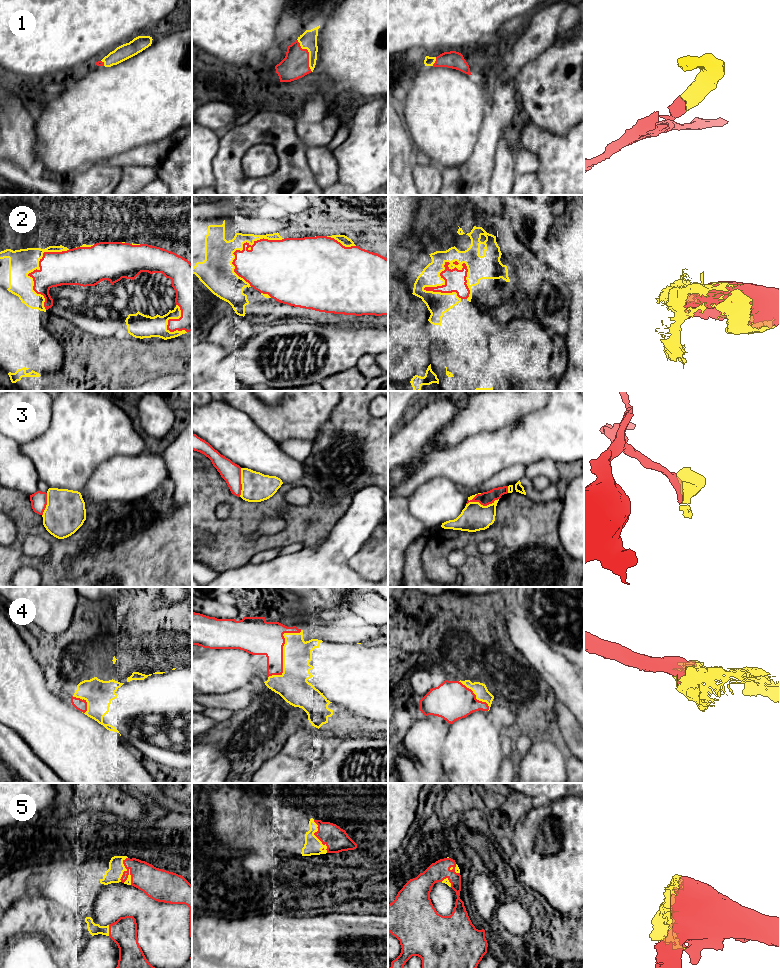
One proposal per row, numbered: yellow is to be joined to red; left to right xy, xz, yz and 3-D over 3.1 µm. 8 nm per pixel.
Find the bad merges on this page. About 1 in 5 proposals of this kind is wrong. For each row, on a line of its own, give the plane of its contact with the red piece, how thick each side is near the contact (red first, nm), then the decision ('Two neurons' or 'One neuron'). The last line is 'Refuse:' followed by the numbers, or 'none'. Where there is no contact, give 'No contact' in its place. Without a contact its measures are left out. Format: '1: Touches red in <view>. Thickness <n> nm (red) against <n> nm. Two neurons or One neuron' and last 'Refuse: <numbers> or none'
1: Touches red in xz. Thickness 220 nm (red) against 140 nm. One neuron
2: Touches red in yz. Thickness 180 nm (red) against 160 nm. One neuron
3: Touches red in yz. Thickness 110 nm (red) against 220 nm. Two neurons
4: Touches red in xz. Thickness 280 nm (red) against 240 nm. One neuron
5: Touches red in xy. Thickness 240 nm (red) against 130 nm. One neuron
Refuse: 3

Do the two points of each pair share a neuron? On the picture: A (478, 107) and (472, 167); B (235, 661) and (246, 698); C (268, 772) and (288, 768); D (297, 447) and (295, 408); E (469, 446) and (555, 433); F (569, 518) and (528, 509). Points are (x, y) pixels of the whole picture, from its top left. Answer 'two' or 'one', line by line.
A: two
B: two
C: one
D: two
E: one
F: two

